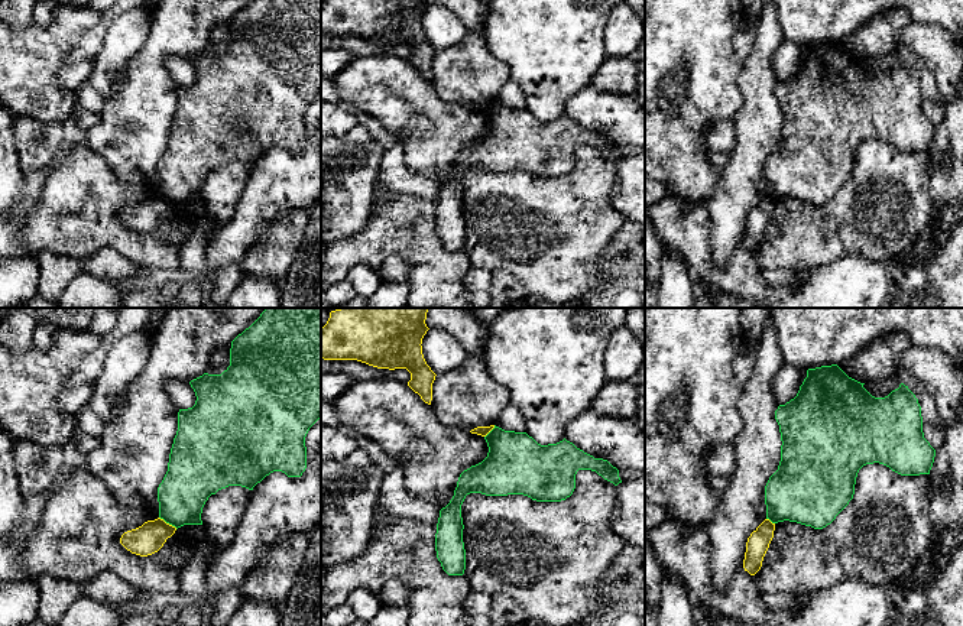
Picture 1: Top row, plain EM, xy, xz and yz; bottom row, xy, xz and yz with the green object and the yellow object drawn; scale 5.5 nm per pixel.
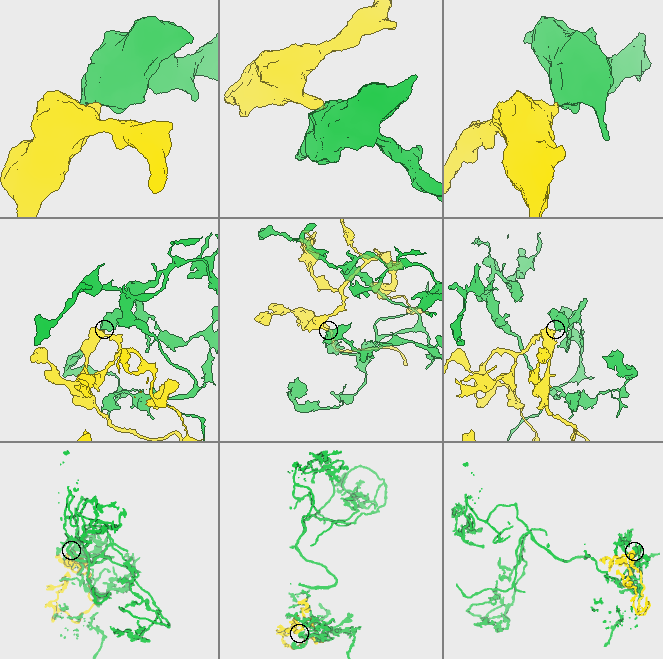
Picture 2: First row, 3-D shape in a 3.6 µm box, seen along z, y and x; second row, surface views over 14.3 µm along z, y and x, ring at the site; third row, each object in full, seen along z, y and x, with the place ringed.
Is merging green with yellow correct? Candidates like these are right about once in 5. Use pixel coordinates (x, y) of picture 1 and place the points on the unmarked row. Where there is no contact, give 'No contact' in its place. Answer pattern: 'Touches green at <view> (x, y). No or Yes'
Touches green at xy (168, 198). No

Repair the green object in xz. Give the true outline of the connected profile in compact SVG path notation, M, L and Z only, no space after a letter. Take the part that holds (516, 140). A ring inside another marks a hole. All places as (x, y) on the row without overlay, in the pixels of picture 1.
M495 101L484 116L487 133L460 150L453 175L440 186L435 227L448 252L463 252L466 246L461 181L467 171L523 171L536 178L561 178L573 171L578 146L596 147L615 162L622 159L619 146L607 136L594 134L565 114L541 121L526 108Z

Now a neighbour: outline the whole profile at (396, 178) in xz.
M399 145L385 152L383 165L379 169L377 185L393 197L408 195L437 202L440 179L429 176L405 163L405 153Z

